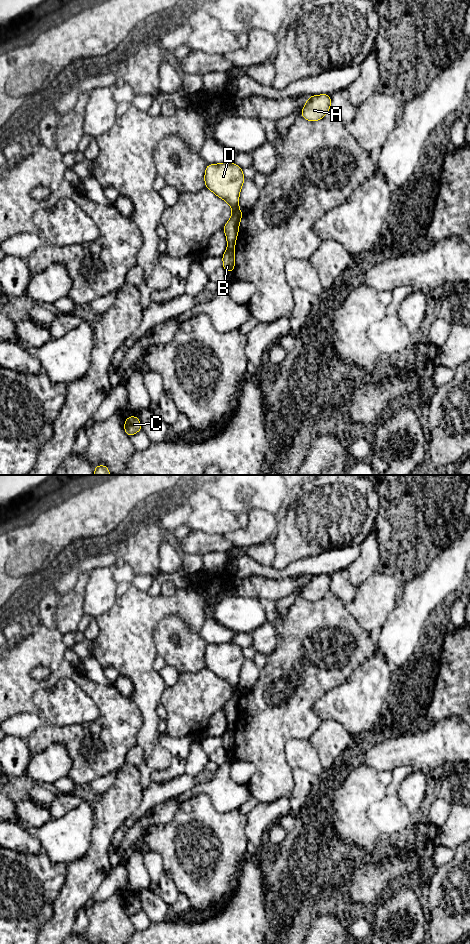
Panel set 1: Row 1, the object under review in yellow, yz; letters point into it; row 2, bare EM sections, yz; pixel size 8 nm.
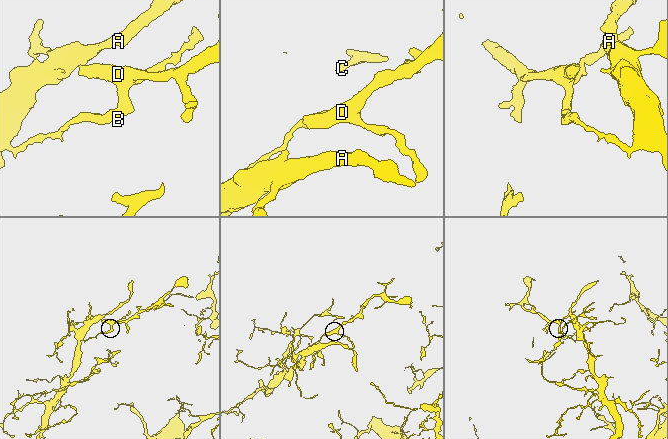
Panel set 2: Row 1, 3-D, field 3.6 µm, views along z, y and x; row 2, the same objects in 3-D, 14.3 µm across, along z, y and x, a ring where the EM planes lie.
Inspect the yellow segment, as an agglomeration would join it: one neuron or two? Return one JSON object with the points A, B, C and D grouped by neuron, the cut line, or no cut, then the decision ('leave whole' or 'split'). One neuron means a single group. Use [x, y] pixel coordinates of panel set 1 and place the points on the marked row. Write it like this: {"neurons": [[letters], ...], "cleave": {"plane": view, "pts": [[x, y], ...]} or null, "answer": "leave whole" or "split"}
{"neurons": [["A", "B", "C"], ["D"]], "cleave": {"plane": "yz", "pts": [[227, 249], [233, 250]]}, "answer": "split"}

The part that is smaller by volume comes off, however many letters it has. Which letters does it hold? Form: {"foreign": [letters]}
{"foreign": ["D"]}

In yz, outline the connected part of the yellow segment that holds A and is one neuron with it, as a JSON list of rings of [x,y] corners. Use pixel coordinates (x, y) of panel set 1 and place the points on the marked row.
[[[313,95],[307,98],[307,102],[301,110],[301,116],[310,122],[319,121],[330,111],[330,106],[330,95]]]

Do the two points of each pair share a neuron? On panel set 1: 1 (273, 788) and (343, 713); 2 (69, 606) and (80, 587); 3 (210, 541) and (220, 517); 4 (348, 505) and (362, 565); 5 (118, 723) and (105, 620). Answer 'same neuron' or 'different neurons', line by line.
1: different neurons
2: same neuron
3: different neurons
4: different neurons
5: different neurons

